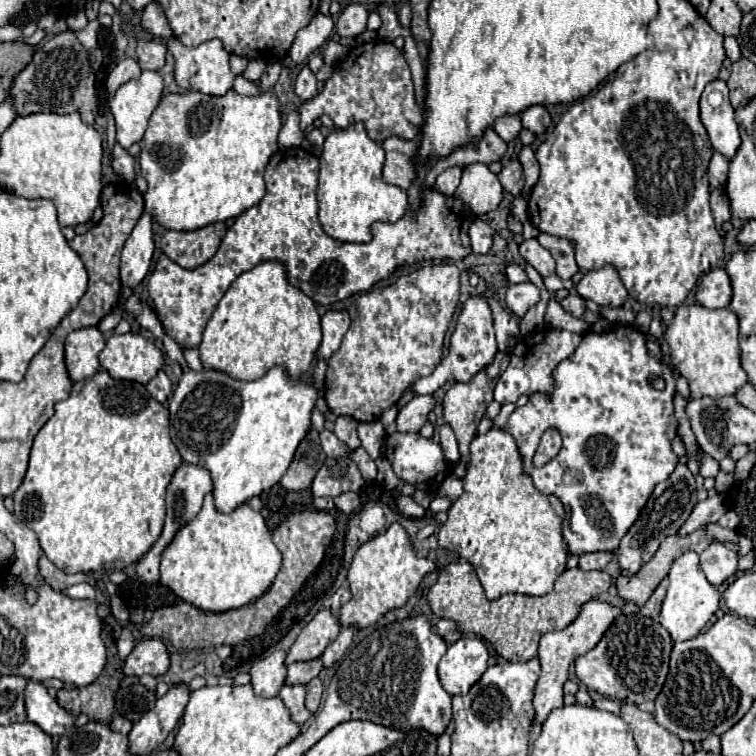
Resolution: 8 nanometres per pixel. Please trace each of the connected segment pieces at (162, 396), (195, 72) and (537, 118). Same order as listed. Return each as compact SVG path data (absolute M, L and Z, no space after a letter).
M158 371L158 375L150 379L150 383L146 383L146 389L150 391L150 395L154 395L154 399L158 399L160 403L166 403L172 393L172 383L164 371Z
M168 39L168 49L176 61L174 75L176 75L176 81L180 87L184 87L188 91L208 93L208 95L226 95L226 91L232 87L236 75L228 67L230 53L224 49L220 39L210 39L206 43L200 43L198 47L186 47L186 45L178 43L178 39Z
M534 105L534 107L528 107L524 113L522 113L522 125L524 129L532 131L534 135L542 135L546 133L546 129L550 127L550 115L548 111L542 107L542 105Z

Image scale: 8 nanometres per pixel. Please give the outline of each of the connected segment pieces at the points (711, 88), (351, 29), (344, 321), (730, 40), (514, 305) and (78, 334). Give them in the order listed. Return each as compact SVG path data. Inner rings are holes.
M716 79L704 87L700 97L700 119L708 131L714 151L732 159L740 147L740 133L728 99L726 81Z
M350 3L342 13L336 23L336 33L340 37L356 37L366 29L366 19L368 19L368 9L360 3Z
M326 311L326 315L322 317L322 343L318 349L318 359L330 359L330 355L338 351L348 327L348 311Z
M726 37L724 47L726 47L726 55L728 55L730 61L738 61L742 57L740 55L740 45L738 45L738 41L734 37Z
M532 281L508 285L506 303L508 303L508 307L510 307L518 317L524 317L524 313L526 313L532 305L536 305L538 301L540 301L540 289L538 289Z
M82 327L66 339L66 367L72 381L84 381L100 369L98 353L104 349L104 335L98 327Z

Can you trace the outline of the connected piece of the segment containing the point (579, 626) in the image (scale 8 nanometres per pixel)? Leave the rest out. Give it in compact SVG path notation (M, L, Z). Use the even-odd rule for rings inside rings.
M588 601L582 607L580 615L576 617L576 621L572 625L568 625L562 631L552 631L552 633L542 635L540 649L538 649L538 659L542 663L542 673L540 673L540 679L538 679L536 689L534 689L534 721L532 721L532 725L534 723L544 723L552 709L564 705L564 691L562 691L562 687L568 681L570 665L574 663L576 657L580 657L586 651L590 651L598 643L598 639L602 639L604 631L610 627L610 623L618 615L620 615L618 607L612 607L612 605L602 603L602 601Z

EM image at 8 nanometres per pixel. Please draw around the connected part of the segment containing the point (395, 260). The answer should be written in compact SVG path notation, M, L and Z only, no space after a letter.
M302 147L278 149L264 171L266 195L260 203L236 217L210 261L196 269L184 269L164 253L158 257L148 277L148 293L164 331L182 349L196 349L200 345L202 331L230 283L264 261L284 263L288 283L318 303L318 295L328 301L342 301L360 291L368 291L374 283L388 279L398 265L462 259L470 253L468 227L476 215L460 199L446 197L436 189L424 193L424 201L416 213L408 211L396 223L372 223L372 239L368 243L330 239L318 223L318 169L320 165L314 153Z

